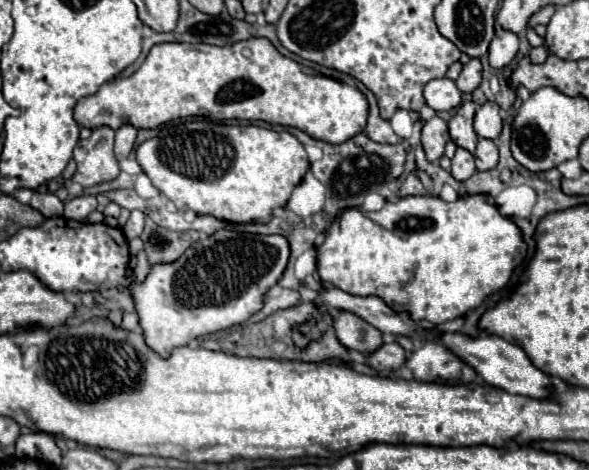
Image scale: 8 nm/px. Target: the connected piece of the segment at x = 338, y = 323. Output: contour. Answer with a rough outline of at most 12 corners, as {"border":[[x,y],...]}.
{"border":[[348,311],[334,317],[338,341],[364,355],[384,343],[382,333]]}

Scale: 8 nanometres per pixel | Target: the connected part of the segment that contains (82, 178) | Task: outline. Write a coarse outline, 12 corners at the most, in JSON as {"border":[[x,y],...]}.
{"border":[[98,127],[78,141],[72,177],[82,187],[120,175],[114,131]]}

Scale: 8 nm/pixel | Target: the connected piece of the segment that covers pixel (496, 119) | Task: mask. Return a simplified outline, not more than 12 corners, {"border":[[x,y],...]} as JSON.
{"border":[[484,103],[474,117],[480,137],[496,141],[502,133],[500,107]]}

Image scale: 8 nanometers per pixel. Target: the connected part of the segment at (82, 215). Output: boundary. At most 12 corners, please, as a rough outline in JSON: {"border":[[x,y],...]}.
{"border":[[94,195],[66,201],[64,217],[84,221],[96,209]]}

